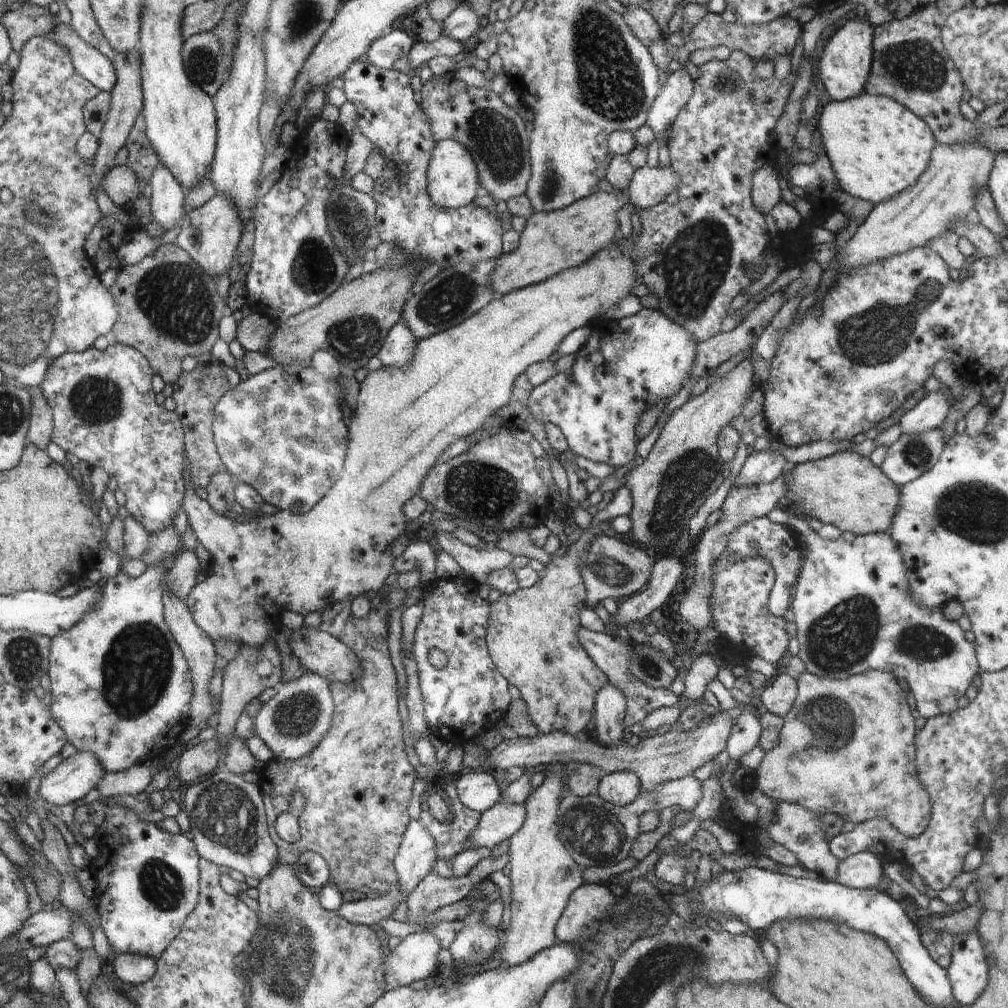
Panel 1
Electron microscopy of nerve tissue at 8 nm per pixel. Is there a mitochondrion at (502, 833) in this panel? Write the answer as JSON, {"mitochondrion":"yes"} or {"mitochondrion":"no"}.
{"mitochondrion":"no"}

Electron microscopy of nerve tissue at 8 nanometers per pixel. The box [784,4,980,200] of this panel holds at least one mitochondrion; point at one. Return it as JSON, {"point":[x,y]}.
{"point":[915,65]}

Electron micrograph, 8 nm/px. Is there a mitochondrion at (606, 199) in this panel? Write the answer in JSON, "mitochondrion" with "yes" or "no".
{"mitochondrion":"no"}

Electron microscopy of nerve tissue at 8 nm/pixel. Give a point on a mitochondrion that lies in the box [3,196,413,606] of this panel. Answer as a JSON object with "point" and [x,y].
{"point":[177,300]}

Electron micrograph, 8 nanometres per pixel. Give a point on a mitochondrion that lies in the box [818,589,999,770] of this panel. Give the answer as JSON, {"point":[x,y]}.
{"point":[929,645]}

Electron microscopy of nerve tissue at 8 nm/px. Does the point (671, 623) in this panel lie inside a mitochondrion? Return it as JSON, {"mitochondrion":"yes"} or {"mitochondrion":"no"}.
{"mitochondrion":"yes"}

